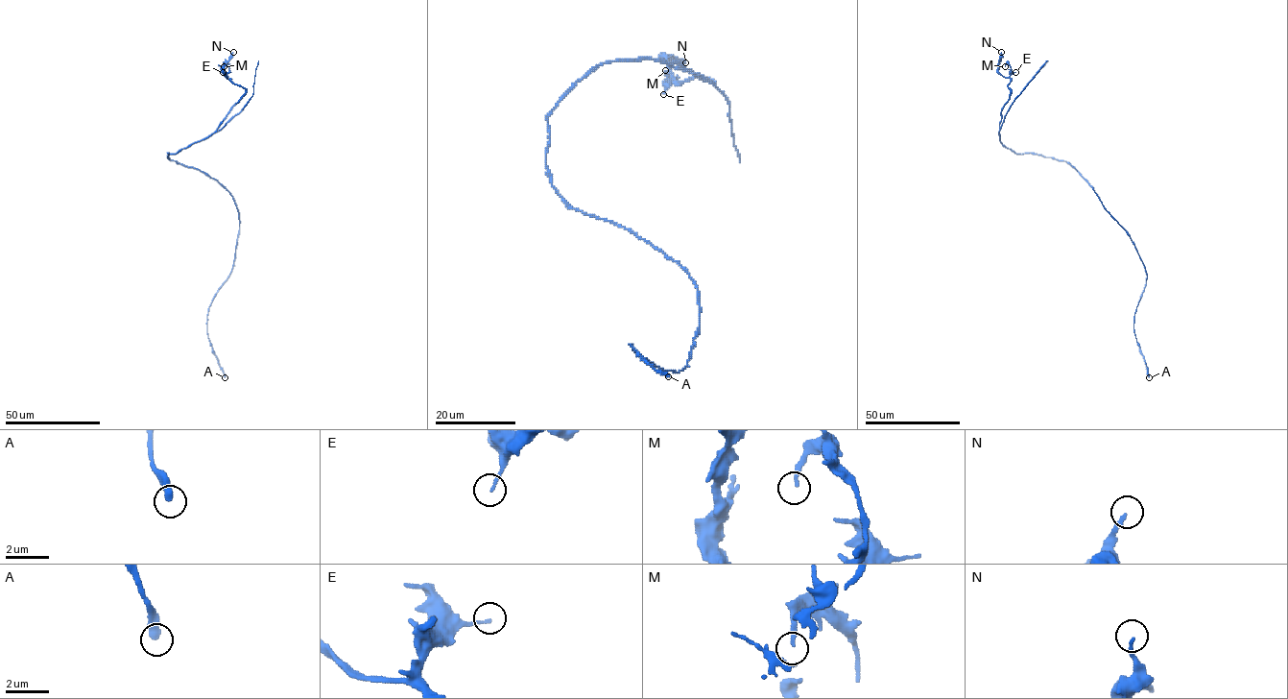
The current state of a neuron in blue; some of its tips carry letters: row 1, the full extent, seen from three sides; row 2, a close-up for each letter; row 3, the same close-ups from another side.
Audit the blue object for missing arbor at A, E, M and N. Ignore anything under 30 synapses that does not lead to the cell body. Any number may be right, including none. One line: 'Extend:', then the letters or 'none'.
Extend: none

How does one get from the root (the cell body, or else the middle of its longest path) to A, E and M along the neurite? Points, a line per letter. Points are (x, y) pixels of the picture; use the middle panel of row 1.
A: (625, 228), (676, 260), (698, 291), (700, 325), (682, 370), (655, 367), (630, 345), (668, 376)
E: (625, 228), (571, 208), (552, 184), (547, 115), (608, 61), (679, 62), (713, 82), (674, 81), (663, 94)
M: (625, 228), (571, 208), (552, 184), (547, 115), (608, 61), (679, 62), (713, 82), (678, 84), (665, 70)

